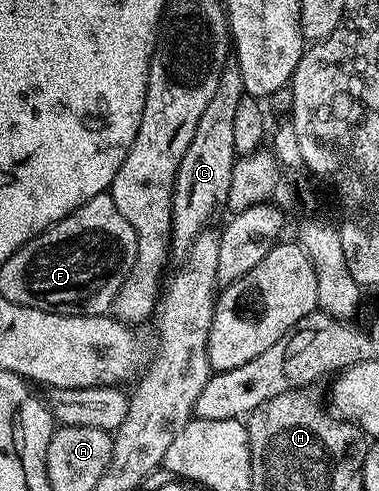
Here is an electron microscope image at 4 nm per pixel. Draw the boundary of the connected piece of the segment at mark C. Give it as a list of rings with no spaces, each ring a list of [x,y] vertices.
[[[224,66],[217,80],[217,92],[213,92],[213,100],[209,100],[204,114],[201,115],[197,132],[193,132],[193,140],[189,148],[185,148],[185,156],[181,156],[181,164],[177,168],[171,209],[171,253],[176,259],[186,258],[197,236],[214,223],[211,221],[219,210],[219,198],[221,202],[227,197],[237,159],[233,148],[233,123],[237,104],[244,96],[238,66]]]

